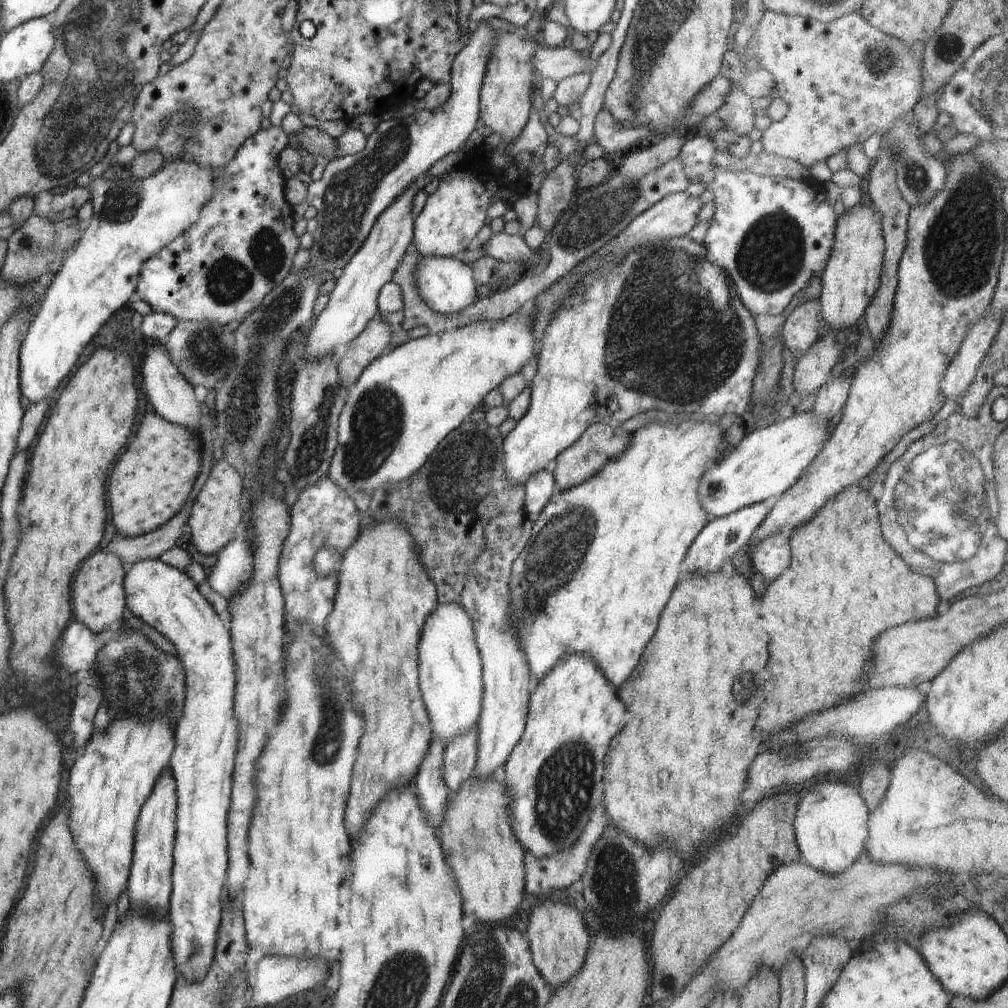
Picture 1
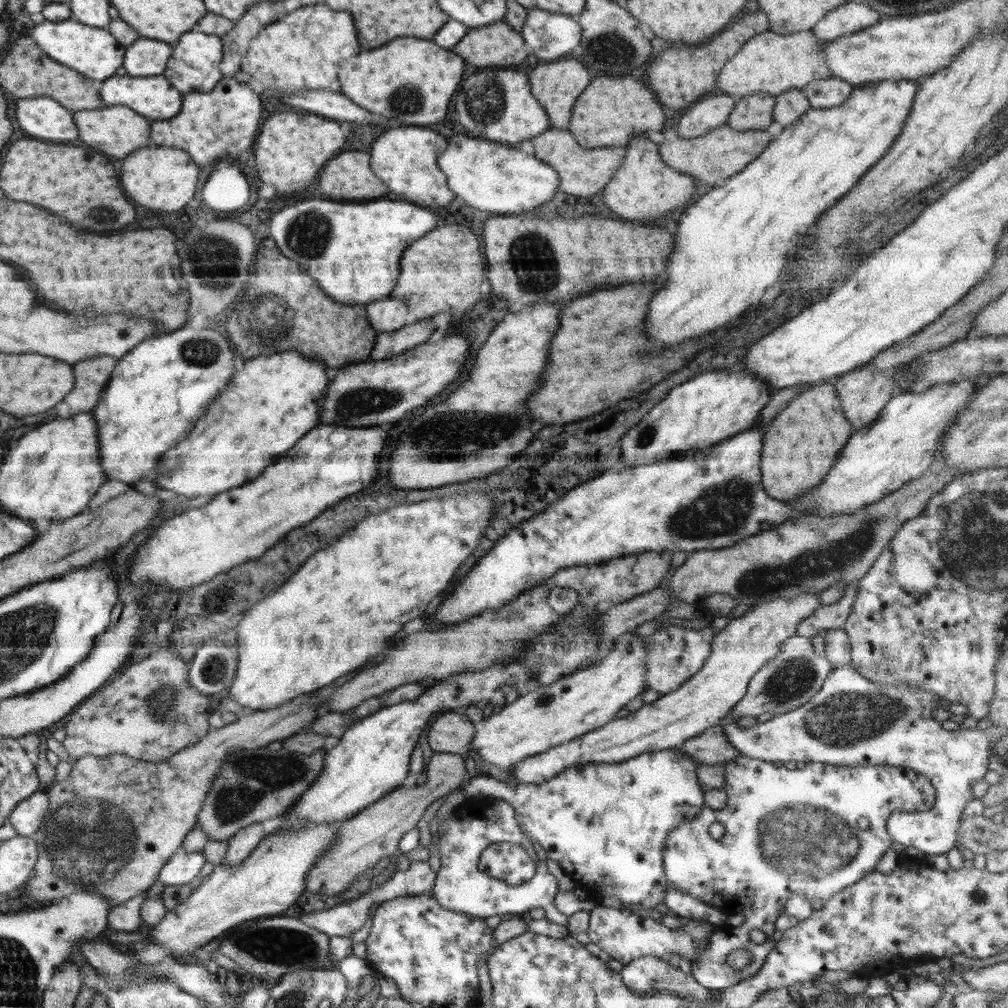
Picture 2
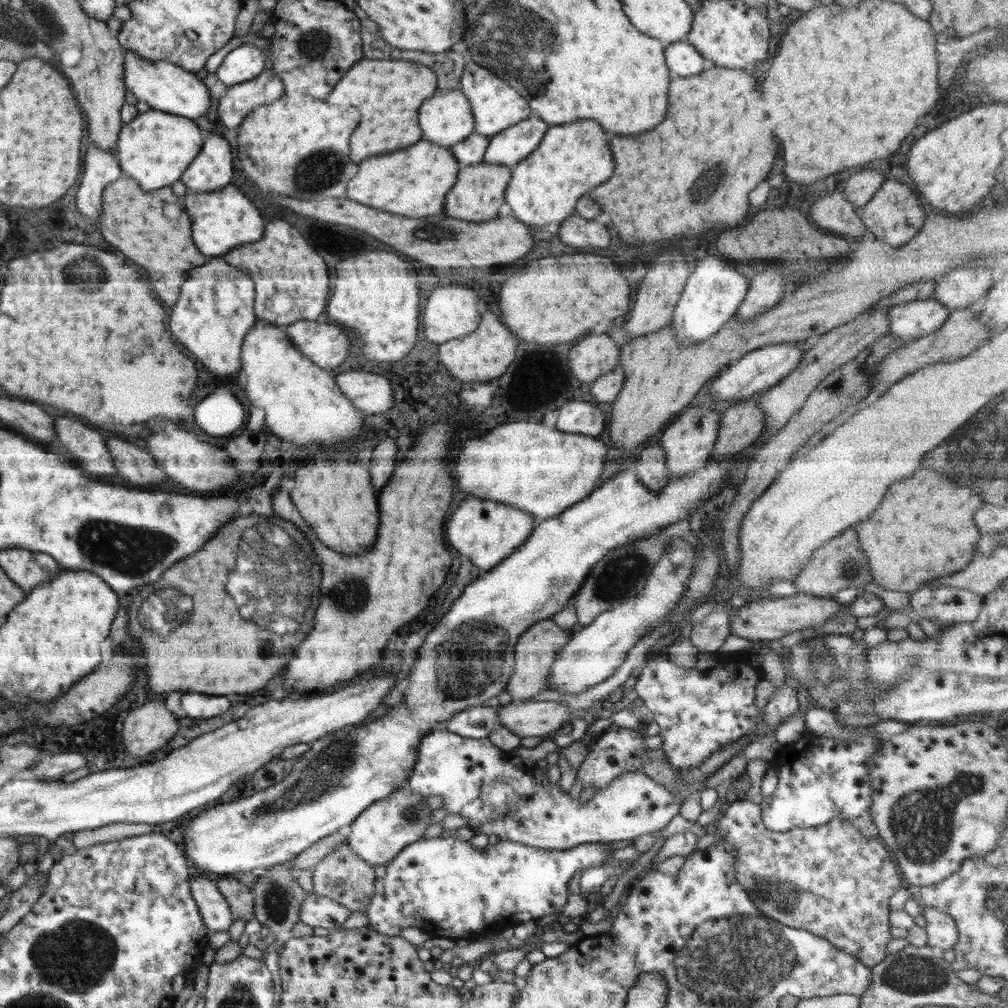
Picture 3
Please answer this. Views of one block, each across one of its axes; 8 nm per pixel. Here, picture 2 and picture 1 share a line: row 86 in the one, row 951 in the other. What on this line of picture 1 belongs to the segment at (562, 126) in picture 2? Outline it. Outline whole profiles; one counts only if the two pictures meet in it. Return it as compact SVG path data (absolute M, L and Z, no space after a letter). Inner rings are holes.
M552 896L547 897L532 906L529 918L522 923L522 927L530 945L532 960L552 992L580 970L591 940L583 914L576 908L566 902L552 902Z

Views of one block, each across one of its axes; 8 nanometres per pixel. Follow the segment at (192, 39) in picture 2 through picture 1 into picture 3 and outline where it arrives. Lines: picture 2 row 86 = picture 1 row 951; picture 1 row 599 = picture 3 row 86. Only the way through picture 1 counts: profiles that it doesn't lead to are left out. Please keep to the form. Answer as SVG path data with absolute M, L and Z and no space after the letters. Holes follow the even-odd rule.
M126 51L126 84L137 100L147 102L152 109L195 120L210 107L210 92L195 73L166 60L145 60L136 51Z

